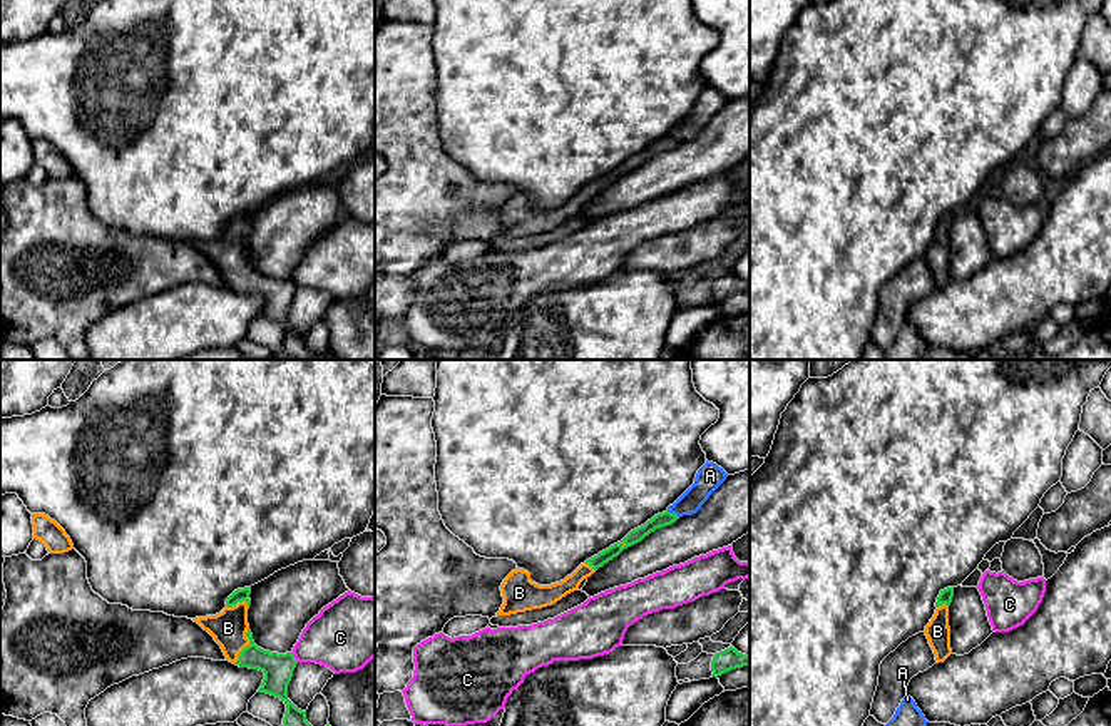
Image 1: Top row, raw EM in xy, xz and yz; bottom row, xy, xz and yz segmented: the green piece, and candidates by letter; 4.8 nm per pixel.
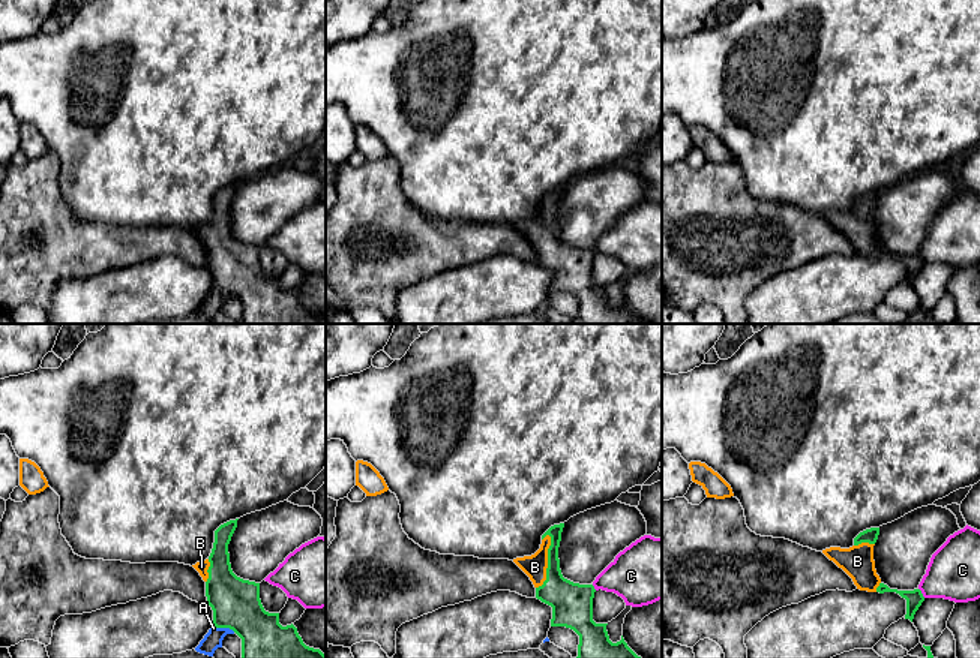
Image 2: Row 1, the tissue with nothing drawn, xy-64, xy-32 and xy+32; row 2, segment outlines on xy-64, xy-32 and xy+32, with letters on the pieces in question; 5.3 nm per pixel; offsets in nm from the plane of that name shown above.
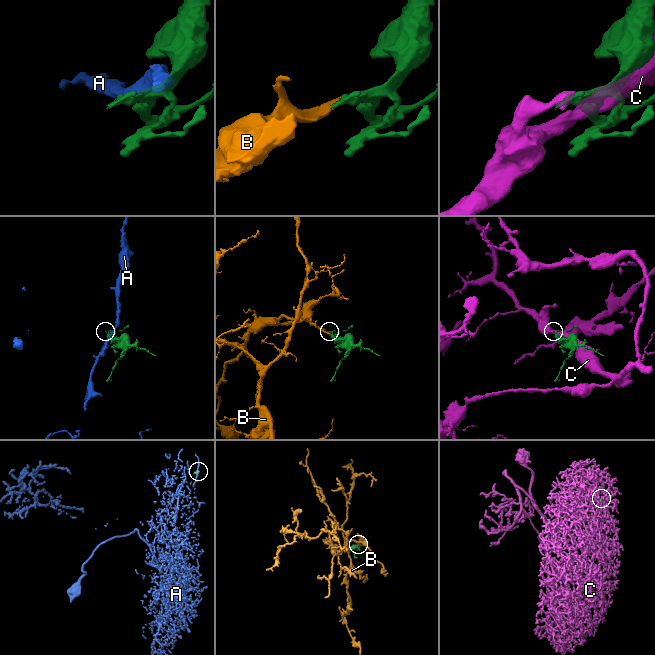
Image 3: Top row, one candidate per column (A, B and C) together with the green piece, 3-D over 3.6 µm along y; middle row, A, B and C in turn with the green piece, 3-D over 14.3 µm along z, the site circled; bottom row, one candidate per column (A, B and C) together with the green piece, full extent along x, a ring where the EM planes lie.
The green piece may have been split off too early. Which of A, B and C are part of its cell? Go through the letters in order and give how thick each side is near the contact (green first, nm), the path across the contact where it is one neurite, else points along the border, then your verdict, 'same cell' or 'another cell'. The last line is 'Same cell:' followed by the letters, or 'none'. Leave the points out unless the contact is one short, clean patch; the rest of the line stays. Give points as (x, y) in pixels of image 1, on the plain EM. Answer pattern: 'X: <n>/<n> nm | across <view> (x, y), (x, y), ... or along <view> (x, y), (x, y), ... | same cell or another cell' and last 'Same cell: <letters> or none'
A: 70/120 nm | another cell
B: 140/170 nm | across xy (278, 295), (260, 285), (246, 271), (228, 253) | same cell
C: 140/300 nm | another cell
Same cell: B

